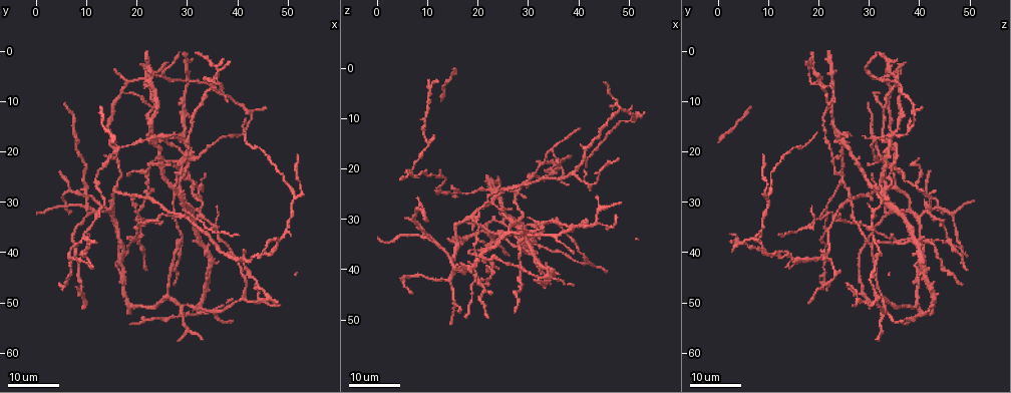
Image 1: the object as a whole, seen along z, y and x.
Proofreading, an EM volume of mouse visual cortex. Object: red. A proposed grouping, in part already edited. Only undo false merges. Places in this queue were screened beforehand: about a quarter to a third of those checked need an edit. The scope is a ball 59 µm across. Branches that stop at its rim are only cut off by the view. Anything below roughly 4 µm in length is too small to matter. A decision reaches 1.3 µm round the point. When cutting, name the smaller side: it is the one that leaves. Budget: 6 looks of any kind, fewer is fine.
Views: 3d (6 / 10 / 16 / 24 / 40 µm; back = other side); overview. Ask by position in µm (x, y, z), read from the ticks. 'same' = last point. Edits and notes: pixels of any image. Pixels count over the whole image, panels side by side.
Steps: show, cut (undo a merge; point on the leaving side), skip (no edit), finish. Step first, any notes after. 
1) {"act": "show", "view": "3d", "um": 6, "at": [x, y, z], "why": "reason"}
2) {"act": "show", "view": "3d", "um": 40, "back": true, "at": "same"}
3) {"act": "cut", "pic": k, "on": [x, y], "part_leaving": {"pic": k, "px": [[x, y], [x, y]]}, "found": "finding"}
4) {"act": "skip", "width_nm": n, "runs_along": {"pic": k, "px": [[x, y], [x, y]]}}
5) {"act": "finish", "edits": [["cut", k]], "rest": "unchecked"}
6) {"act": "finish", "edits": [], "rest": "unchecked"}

{"act": "show", "view": "3d", "um": 16, "at": [39.0, 41.5, 21.0], "why": "three arms meet"}

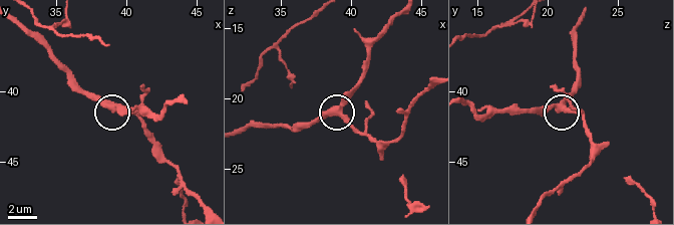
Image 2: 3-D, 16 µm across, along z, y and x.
{"act": "show", "view": "3d", "um": 10, "at": [39.4, 41.2, 21.2]}

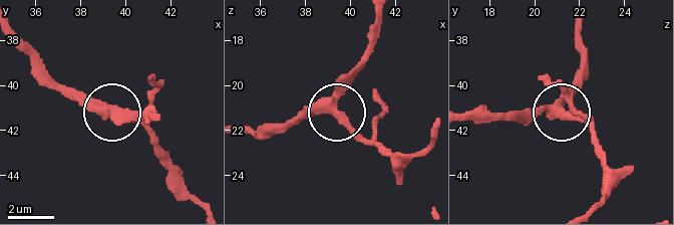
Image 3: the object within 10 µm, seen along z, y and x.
{"act": "skip", "runs_along": {"pic": 3, "px": [[17, 43], [63, 85], [147, 128]]}, "found": "all the same cell"}

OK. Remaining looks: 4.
{"act": "show", "view": "3d", "um": 24, "at": [28.5, 22.0, 32.0], "why": "branch point"}

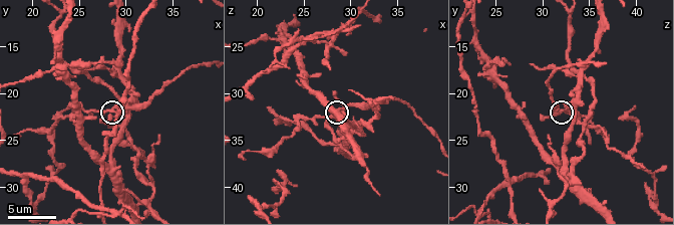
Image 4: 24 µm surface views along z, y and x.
{"act": "show", "view": "3d", "um": 6, "at": [28.2, 21.8, 32.6]}

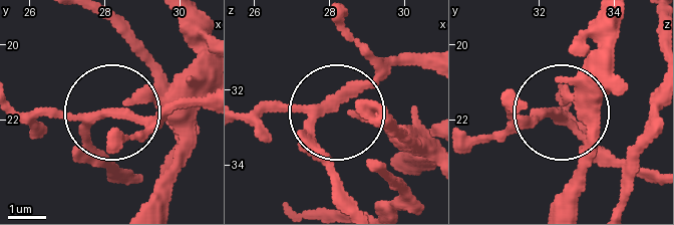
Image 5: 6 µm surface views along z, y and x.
{"act": "skip", "arms": 3, "runs_along": {"pic": 5, "px": [[202, 97], [143, 121], [105, 114], [86, 136], [92, 156]]}, "found": "continuous, no second cell"}

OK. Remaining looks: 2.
{"act": "show", "view": "3d", "um": 24, "at": [28.0, 38.5, 30.5], "why": "three arms meet"}

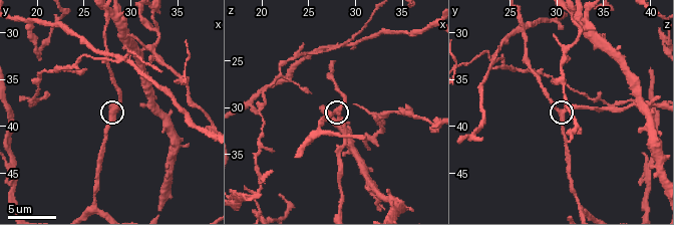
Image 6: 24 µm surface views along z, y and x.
{"act": "show", "view": "3d", "um": 10, "at": [28.2, 38.2, 30.4], "why": "zoom in"}

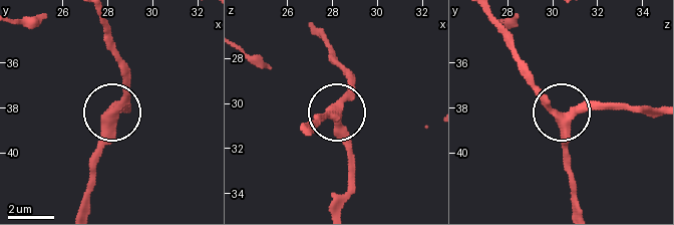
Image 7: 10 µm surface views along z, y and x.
{"act": "skip", "side_arm_um": 24, "runs_along": {"pic": 7, "px": [[576, 203], [563, 146], [565, 113], [636, 110]]}, "found": "all the same cell"}

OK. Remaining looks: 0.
{"act": "finish", "edits": [], "rest": "unchecked"}

